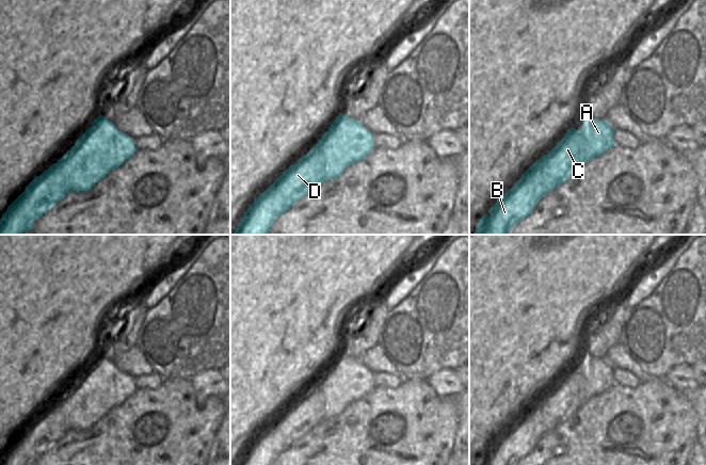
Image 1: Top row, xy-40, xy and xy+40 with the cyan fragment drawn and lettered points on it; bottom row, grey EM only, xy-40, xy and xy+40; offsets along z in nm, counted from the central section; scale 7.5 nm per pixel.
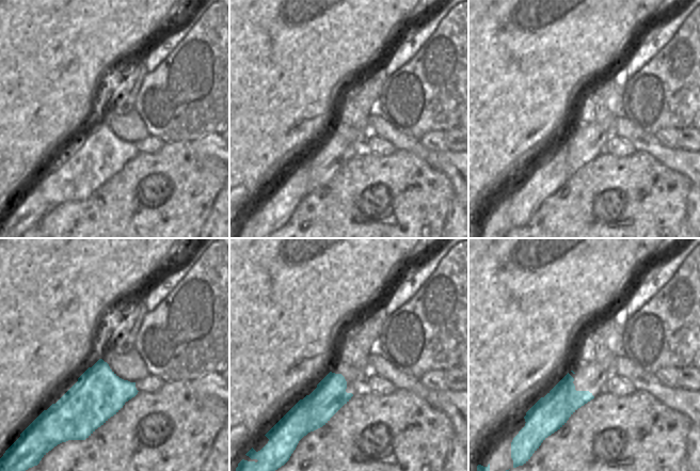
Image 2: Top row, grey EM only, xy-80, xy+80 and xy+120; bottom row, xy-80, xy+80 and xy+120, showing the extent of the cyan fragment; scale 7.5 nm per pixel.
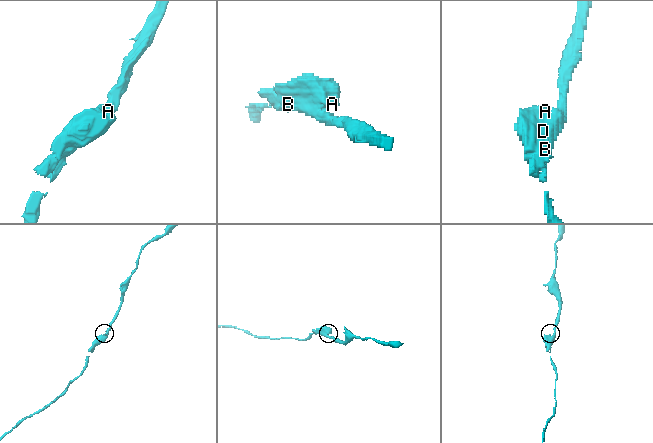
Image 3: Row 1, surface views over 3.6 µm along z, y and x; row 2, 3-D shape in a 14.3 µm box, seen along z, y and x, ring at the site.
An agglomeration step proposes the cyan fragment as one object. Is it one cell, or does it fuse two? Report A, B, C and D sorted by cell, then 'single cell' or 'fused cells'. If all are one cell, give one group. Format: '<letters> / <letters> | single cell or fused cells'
A C D / B | fused cells

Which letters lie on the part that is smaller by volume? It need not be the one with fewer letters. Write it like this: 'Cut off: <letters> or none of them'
Cut off: A, C, D.

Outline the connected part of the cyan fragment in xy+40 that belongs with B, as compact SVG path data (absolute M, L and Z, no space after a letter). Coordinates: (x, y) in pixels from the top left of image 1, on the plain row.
M515 422L487 450L493 455L490 456L485 452L480 458L478 465L514 465L528 455L542 436L539 432L533 431L523 438L522 432L527 426L525 423L523 427L519 427Z

